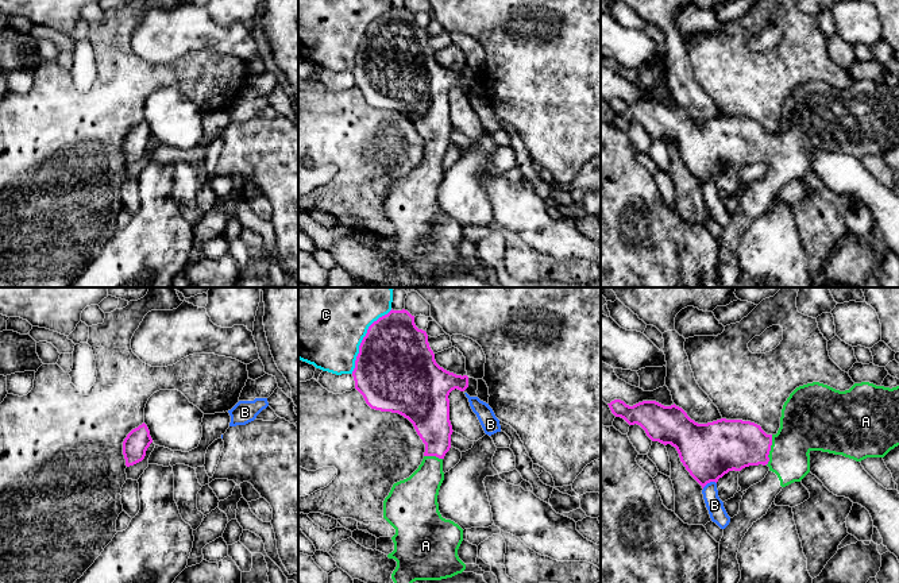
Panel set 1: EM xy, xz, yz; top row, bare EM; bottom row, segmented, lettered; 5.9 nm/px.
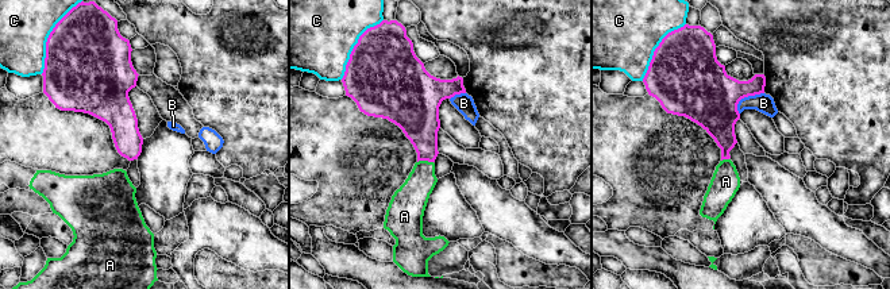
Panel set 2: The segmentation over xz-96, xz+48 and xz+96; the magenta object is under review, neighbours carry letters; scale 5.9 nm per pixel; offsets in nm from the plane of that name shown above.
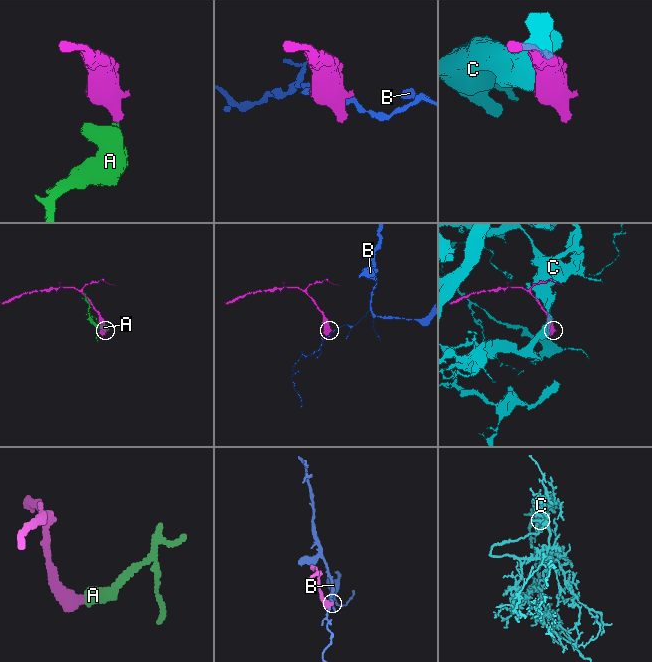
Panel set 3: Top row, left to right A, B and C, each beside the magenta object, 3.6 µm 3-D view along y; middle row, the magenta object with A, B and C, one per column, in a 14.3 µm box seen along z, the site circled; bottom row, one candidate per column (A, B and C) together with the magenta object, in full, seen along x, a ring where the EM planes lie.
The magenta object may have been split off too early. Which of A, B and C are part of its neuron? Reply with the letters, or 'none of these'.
A

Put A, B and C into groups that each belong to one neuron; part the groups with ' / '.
A / B / C

